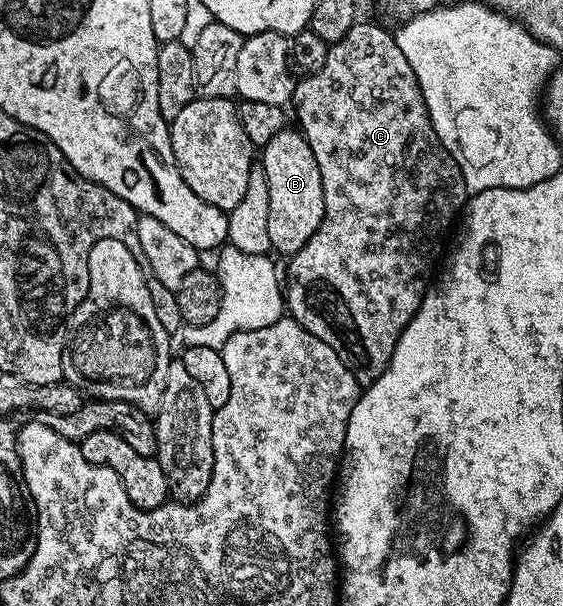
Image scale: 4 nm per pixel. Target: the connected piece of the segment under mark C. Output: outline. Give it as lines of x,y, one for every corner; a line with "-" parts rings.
356,21
352,29
340,41
329,44
327,60
319,72
307,74
294,84
292,107
298,110
298,123
303,137
308,141
312,153
316,157
316,165
320,165
320,177
324,189
324,217
312,233
312,237
299,251
289,256
290,263
284,267
284,307
289,318
295,319
308,333
320,337
324,345
336,349
340,361
348,365
348,369
356,377
363,388
373,385
390,364
392,353
404,333
404,329
412,321
412,317
422,304
432,283
430,270
438,259
438,250
442,247
442,234
450,227
450,222
459,218
460,212
468,202
466,182
460,173
460,165
444,149
440,137
436,137
436,129
432,129
432,121
428,117
428,109
424,105
424,97
420,93
420,85
416,81
416,73
412,73
412,65
408,65
408,57
400,53
400,45
393,34
390,35
378,23
362,23

